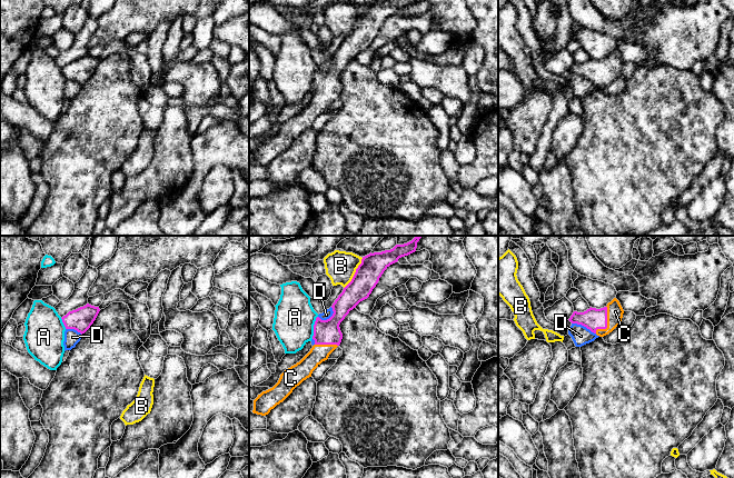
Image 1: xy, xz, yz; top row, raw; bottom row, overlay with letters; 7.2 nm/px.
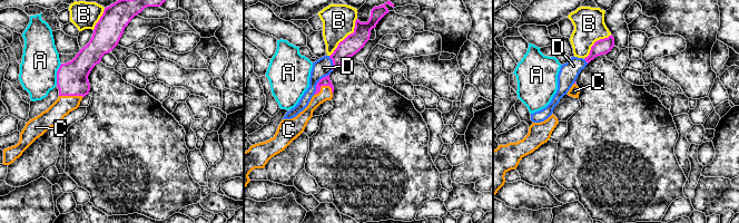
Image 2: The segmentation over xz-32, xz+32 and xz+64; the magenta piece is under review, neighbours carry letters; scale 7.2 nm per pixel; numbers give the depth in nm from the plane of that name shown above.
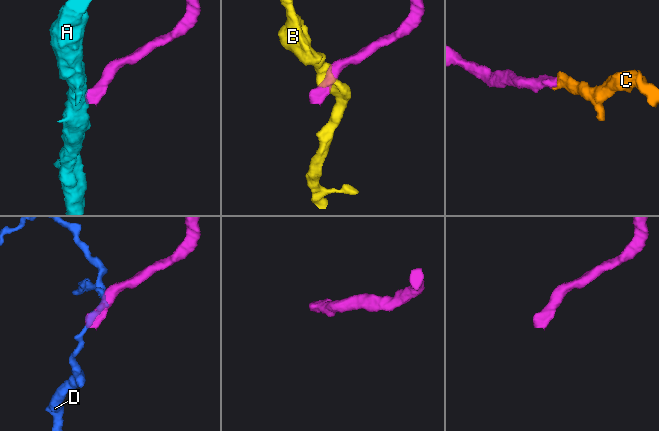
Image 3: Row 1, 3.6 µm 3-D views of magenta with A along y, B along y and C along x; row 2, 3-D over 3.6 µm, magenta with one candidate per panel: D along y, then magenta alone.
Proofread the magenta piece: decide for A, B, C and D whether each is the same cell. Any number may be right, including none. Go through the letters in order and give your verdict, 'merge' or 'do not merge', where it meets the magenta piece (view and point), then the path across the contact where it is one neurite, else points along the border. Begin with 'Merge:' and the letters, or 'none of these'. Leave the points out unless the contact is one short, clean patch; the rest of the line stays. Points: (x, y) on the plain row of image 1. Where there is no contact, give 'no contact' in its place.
Merge: C
A: do not merge; meets magenta in xz at (314, 78)
B: do not merge; meets magenta in xz at (355, 25); border along xz (363, 9), (351, 31), (344, 39)
C: merge; meets magenta in yz at (606, 73); runs through yz (593, 70), (606, 73), (615, 62)
D: do not merge; meets magenta in yz at (584, 77); border along yz (572, 73), (583, 76), (595, 85)

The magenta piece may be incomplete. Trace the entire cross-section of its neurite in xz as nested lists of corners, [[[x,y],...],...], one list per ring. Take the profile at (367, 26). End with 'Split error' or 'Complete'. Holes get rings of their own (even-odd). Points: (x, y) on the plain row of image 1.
[[[390,0],[369,4],[361,10],[351,32],[333,54],[333,67],[327,71],[316,69],[314,76],[315,96],[296,116],[286,120],[278,133],[262,142],[254,151],[254,165],[266,167],[282,153],[304,131],[311,128],[313,122],[340,96],[343,84],[339,76],[350,61],[367,50],[379,32],[384,22],[399,9],[415,3],[416,0]]]. Split error

